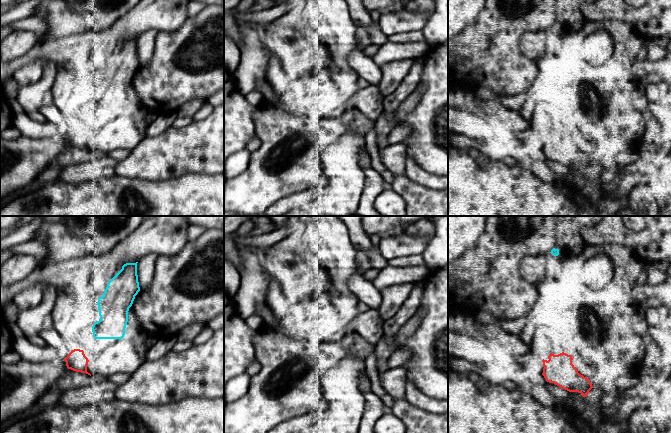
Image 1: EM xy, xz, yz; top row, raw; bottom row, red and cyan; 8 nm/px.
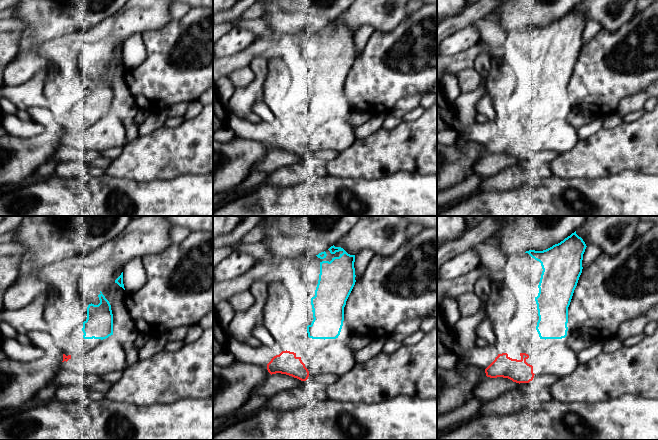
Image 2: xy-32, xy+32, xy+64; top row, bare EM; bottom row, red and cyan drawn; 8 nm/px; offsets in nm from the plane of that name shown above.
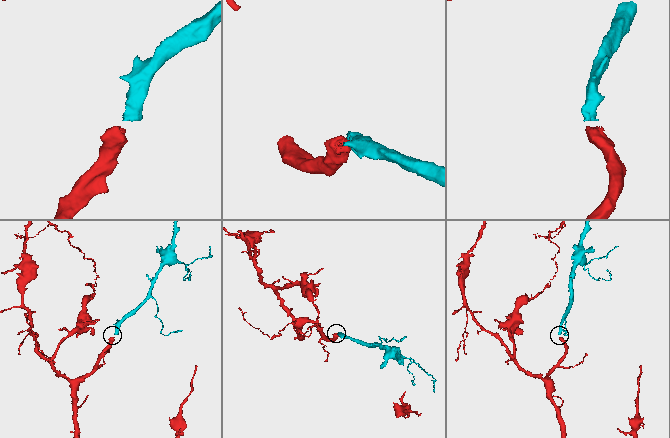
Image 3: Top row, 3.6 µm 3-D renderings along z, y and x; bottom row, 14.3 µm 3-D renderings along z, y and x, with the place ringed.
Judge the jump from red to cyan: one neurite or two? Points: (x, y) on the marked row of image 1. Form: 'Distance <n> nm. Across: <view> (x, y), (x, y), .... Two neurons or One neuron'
Distance 140 nm. Across: xy (82, 350), (94, 337). One neuron

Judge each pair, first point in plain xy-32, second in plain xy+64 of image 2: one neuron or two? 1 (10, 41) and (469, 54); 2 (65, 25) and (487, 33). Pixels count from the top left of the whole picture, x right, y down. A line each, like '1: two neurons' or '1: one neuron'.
1: two neurons
2: two neurons

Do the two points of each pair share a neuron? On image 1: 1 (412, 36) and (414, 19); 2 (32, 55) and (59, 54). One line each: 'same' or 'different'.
1: different
2: same

